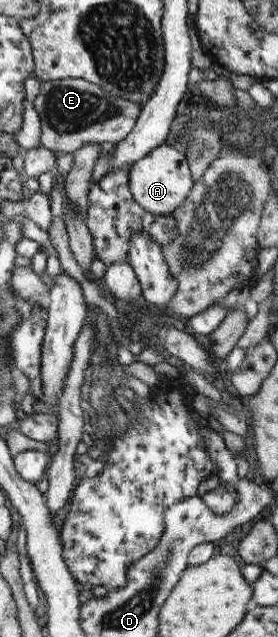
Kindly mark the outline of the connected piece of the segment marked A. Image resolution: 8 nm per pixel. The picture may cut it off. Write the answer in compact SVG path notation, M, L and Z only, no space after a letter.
M161 145L130 168L129 188L133 200L149 214L167 216L185 201L193 187L193 178L184 151L177 146Z

